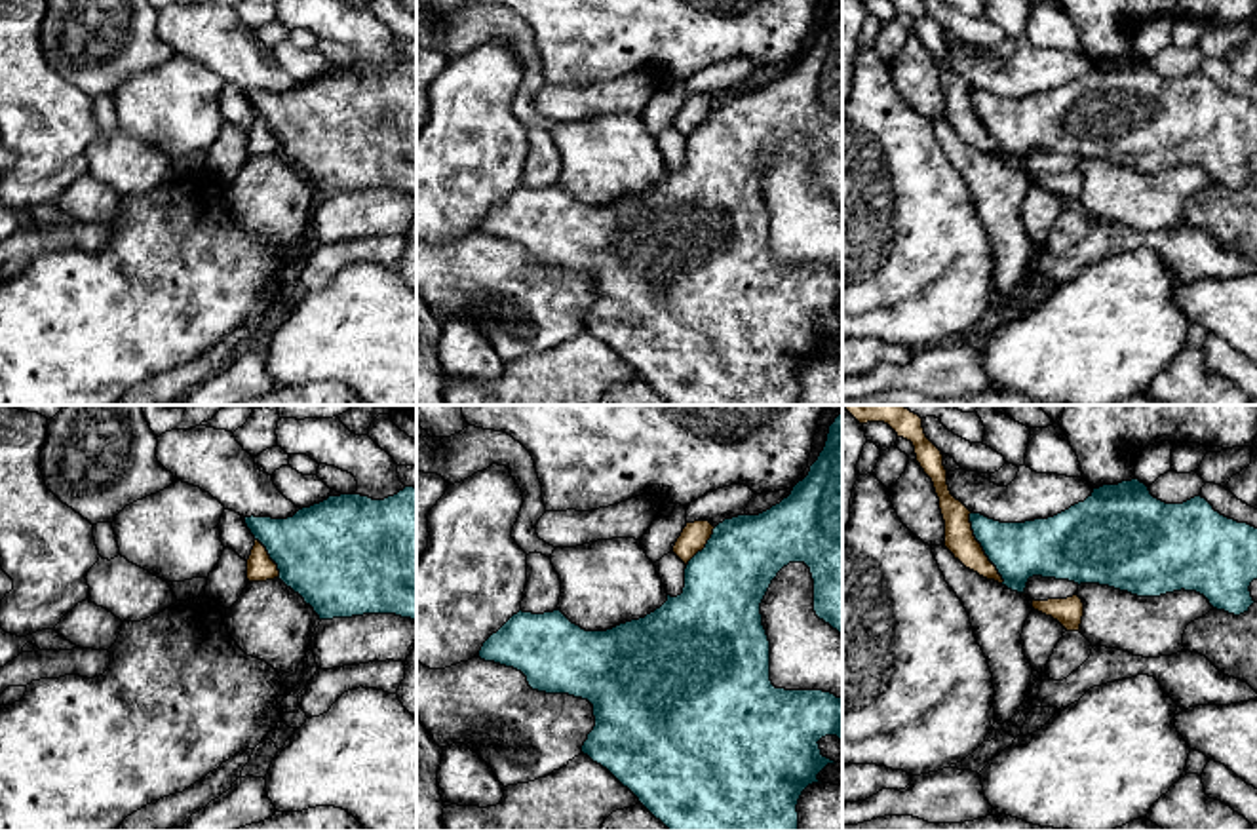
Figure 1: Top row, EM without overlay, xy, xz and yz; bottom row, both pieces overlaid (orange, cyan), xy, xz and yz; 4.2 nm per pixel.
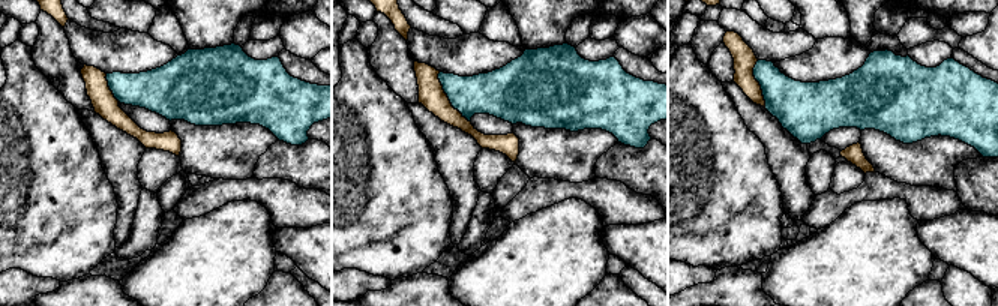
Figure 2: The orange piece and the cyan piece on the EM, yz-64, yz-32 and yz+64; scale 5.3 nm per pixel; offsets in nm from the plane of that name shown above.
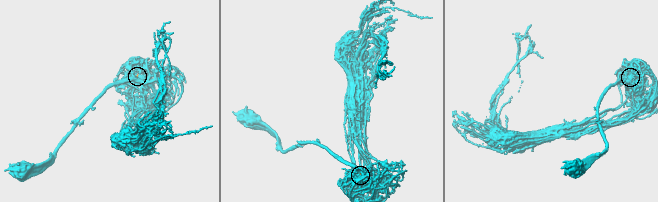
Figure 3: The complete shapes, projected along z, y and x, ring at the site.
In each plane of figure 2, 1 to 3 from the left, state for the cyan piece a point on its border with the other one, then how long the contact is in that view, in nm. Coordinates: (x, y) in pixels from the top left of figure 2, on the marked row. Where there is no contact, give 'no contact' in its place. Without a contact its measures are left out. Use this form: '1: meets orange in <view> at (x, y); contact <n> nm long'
1: meets orange in yz-64 at (108, 87); contact 170 nm long
2: meets orange in yz-32 at (447, 98); contact 320 nm long
3: meets orange in yz+64 at (758, 84); contact 260 nm long

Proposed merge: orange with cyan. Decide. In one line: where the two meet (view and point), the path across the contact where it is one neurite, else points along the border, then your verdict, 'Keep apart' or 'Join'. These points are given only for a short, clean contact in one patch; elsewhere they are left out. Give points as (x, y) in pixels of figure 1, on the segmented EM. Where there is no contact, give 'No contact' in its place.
Touches orange at yz (982, 548). Join

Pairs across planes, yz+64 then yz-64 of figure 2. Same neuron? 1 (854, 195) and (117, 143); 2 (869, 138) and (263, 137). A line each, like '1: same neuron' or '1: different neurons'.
1: different neurons
2: same neuron

